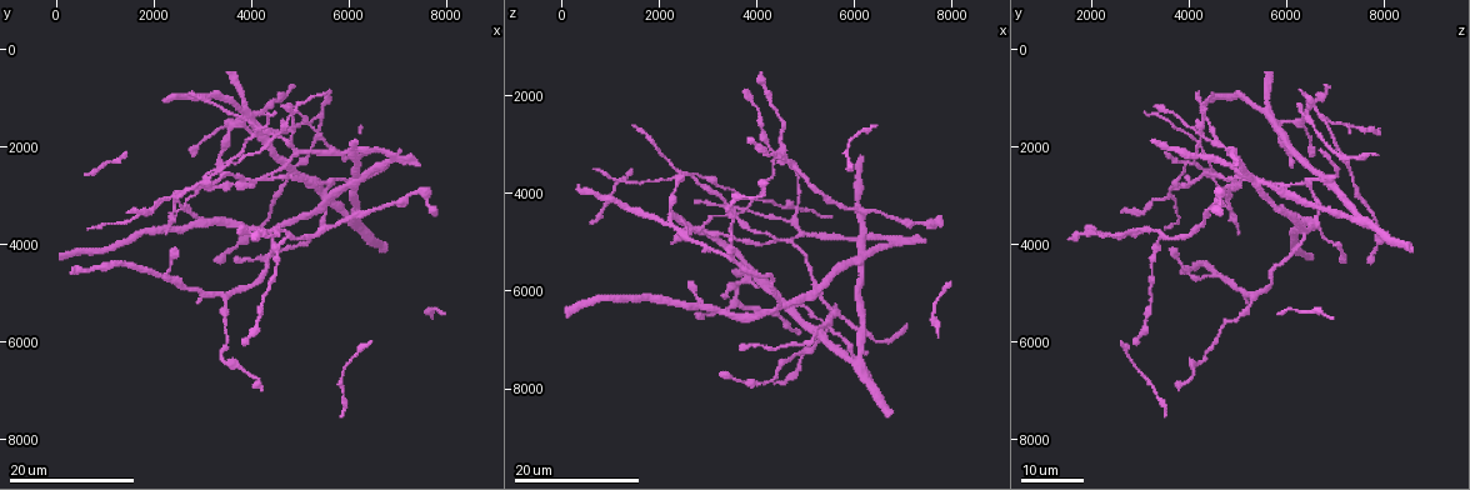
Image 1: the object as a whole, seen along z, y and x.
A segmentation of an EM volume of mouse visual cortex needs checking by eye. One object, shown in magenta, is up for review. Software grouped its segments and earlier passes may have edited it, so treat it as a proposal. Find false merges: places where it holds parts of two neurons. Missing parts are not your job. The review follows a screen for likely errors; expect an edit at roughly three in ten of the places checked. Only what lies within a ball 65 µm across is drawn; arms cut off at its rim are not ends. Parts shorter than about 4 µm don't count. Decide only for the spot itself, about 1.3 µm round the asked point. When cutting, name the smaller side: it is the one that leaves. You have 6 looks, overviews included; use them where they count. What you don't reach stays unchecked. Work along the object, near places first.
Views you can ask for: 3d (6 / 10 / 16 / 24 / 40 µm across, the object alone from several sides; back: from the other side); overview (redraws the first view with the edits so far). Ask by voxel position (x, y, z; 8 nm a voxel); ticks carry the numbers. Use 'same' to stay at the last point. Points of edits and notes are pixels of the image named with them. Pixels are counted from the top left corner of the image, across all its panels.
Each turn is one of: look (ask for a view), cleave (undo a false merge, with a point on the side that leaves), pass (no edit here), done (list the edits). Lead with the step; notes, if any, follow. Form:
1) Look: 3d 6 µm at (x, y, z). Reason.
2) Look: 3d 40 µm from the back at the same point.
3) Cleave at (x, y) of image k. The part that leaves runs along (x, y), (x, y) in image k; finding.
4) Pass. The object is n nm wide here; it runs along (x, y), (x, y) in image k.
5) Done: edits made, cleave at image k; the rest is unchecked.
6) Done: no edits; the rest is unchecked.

Look: 3d 16 µm at (2650, 2850, 3600). Branch point.

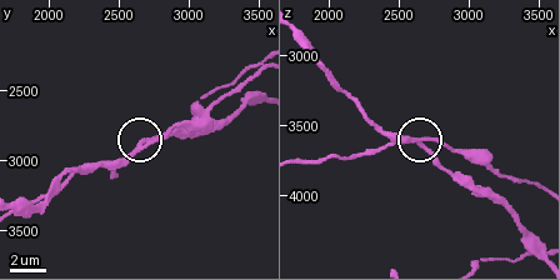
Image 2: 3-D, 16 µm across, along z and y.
Look: 3d 10 µm at (2660, 2900, 3600).

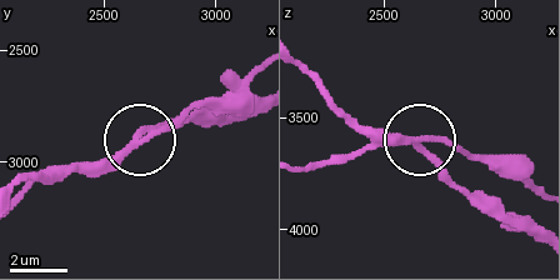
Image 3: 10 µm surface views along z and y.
Cleave at (360, 151) of image 3. The side arm is 29 µm long; 3 arms meet here; two neurons meet here.

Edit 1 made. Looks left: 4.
Look: overview.

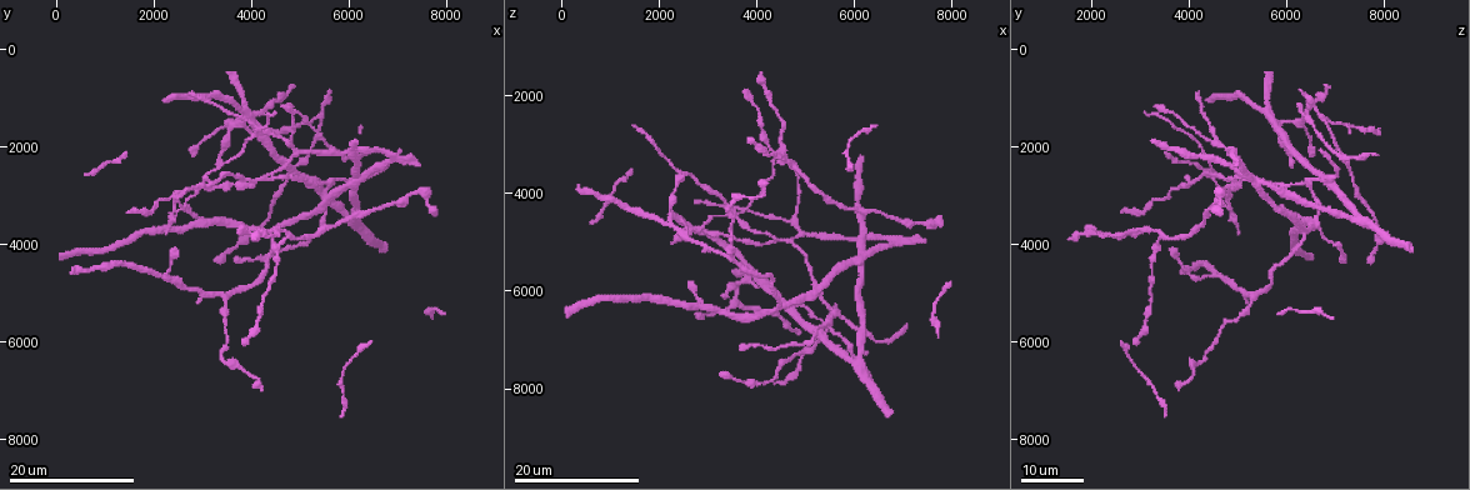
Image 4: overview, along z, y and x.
Look: 3d 16 µm at (4450, 2700, 4900). Arms part here.

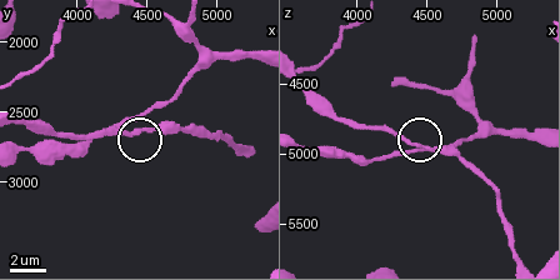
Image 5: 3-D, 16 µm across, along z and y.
Look: 3d 10 µm at (4420, 2660, 4940).

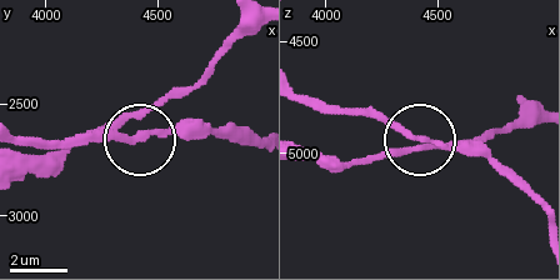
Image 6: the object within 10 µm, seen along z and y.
Pass. 3 arms meet here; it runs along (254, 23), (168, 93), (139, 129), (141, 140), (209, 135) in image 6; continuous, no second neuron.

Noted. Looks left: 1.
Done: edits made, cleave at image 3; the rest is unchecked.

